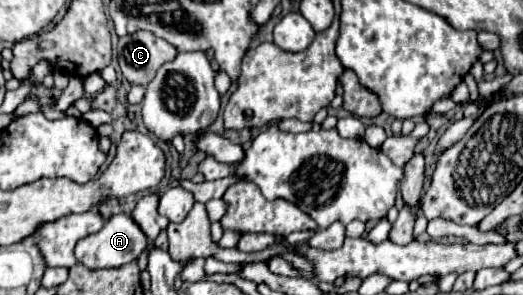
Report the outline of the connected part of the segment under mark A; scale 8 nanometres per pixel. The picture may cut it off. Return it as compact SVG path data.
M115 214L105 222L105 226L99 232L89 234L77 242L75 258L91 270L95 270L95 268L117 268L117 266L123 266L123 264L135 260L145 248L147 248L147 236L137 226L137 222L127 214Z

